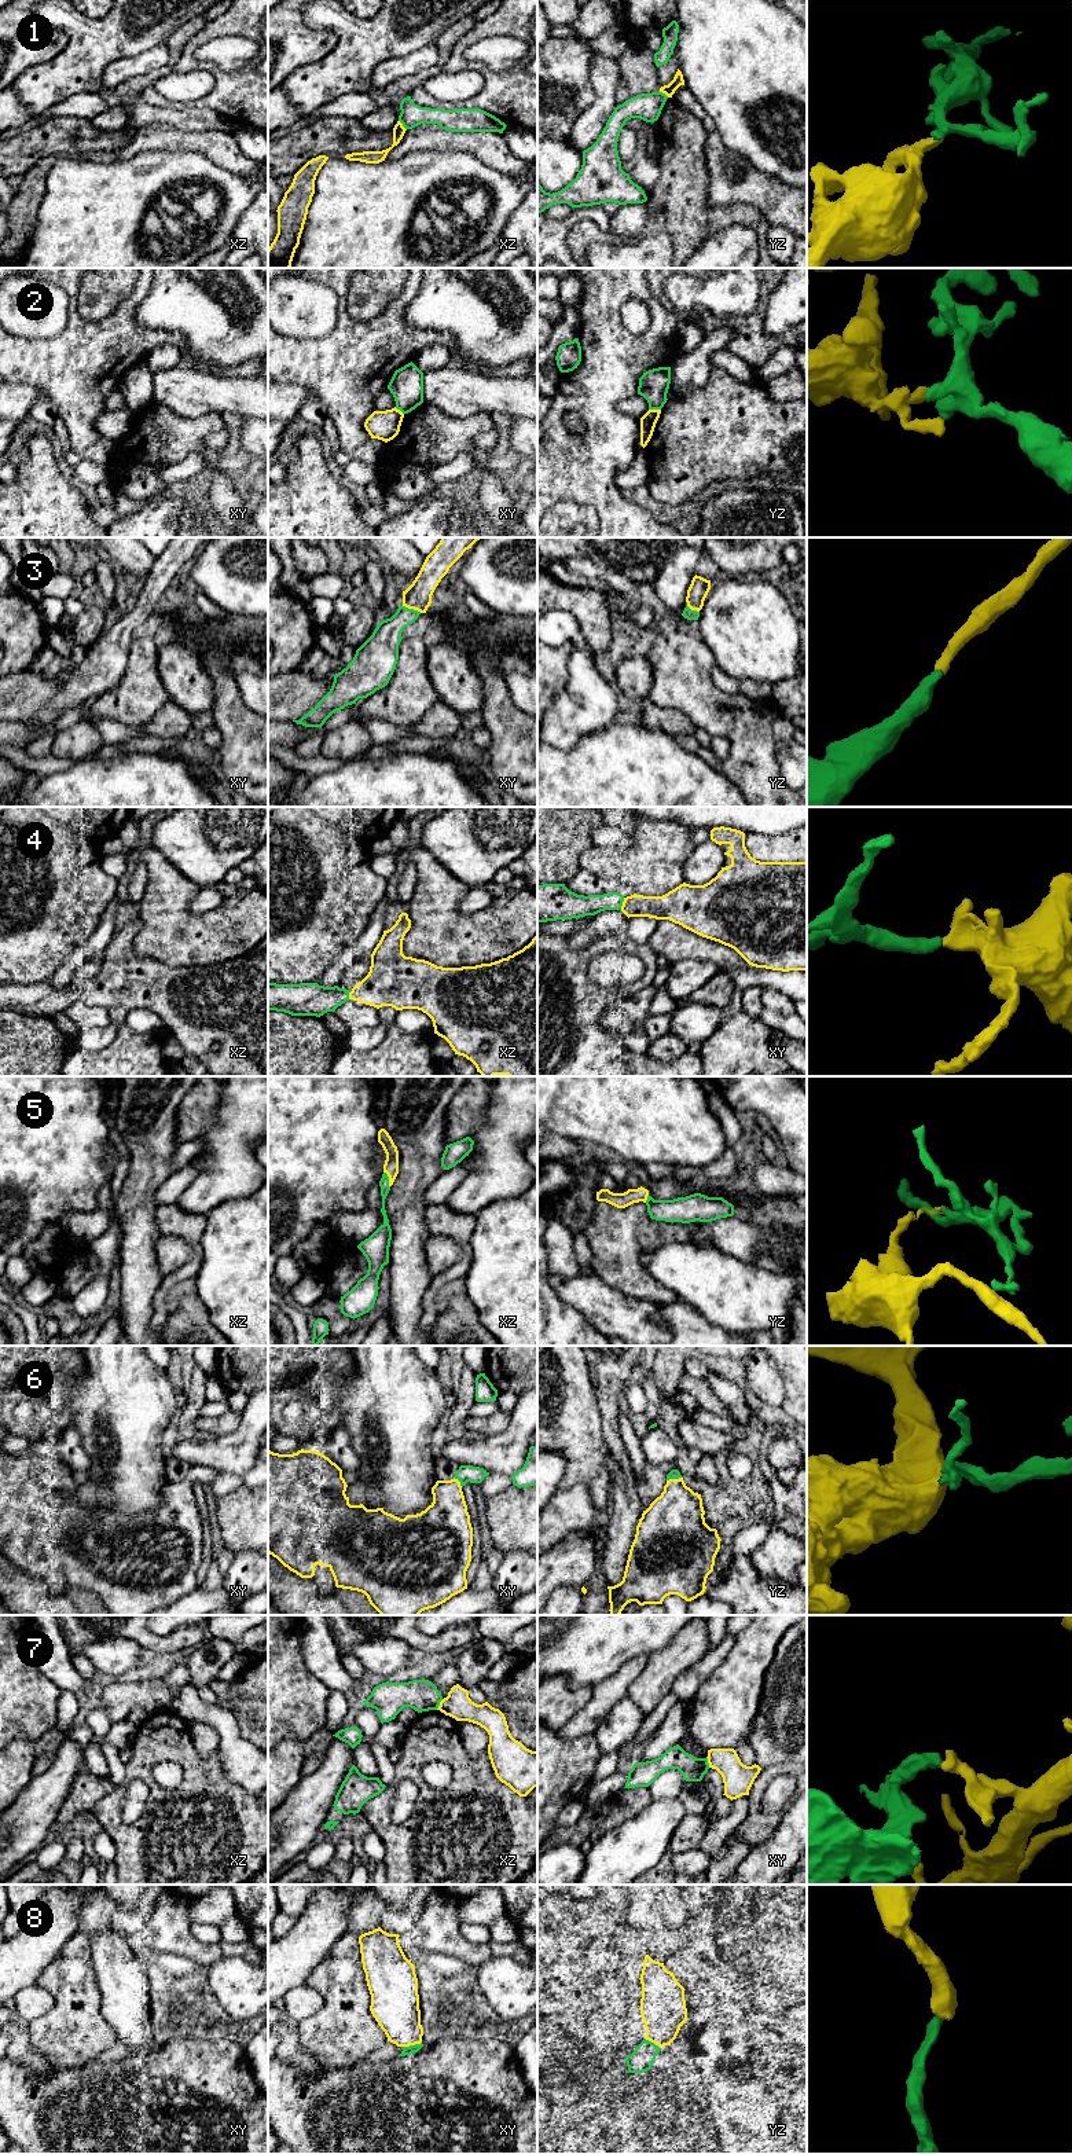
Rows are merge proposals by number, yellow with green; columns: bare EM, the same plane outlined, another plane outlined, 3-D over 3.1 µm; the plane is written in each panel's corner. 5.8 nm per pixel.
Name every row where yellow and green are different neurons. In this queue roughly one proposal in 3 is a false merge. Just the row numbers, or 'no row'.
1, 2, 7

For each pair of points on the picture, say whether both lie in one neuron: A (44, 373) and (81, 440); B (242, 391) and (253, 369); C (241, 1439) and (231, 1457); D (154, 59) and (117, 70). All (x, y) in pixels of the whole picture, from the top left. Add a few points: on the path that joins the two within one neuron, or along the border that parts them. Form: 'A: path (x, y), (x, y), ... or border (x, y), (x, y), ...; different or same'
A: path (61, 389), (79, 407), (80, 424); same
B: border (217, 374), (253, 378); different
C: path (241, 1444), (235, 1453); same
D: path (144, 62), (127, 68); same

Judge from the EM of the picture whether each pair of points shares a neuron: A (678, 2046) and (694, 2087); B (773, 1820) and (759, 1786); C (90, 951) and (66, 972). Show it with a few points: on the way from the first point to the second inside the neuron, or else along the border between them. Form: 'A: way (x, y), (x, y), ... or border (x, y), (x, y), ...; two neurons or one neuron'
A: border (668, 2046), (691, 2068); two neurons
B: way (763, 1817), (756, 1811), (756, 1795); one neuron
C: way (84, 954), (72, 967); one neuron

